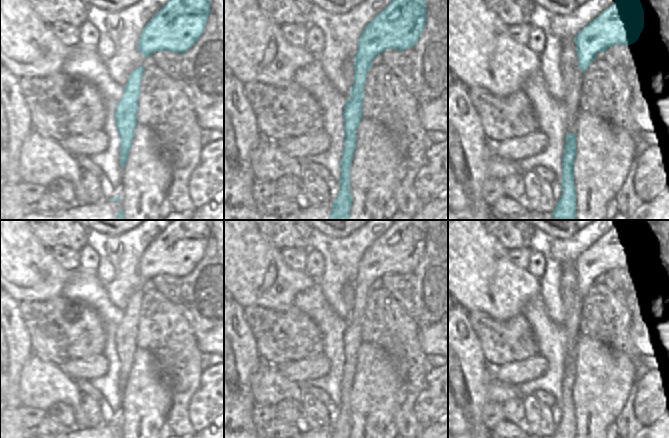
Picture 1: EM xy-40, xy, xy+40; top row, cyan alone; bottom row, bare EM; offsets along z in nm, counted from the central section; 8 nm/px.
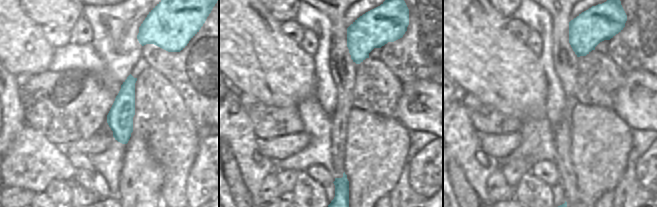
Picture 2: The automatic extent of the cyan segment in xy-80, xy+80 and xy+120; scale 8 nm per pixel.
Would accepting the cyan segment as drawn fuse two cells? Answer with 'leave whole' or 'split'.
leave whole

